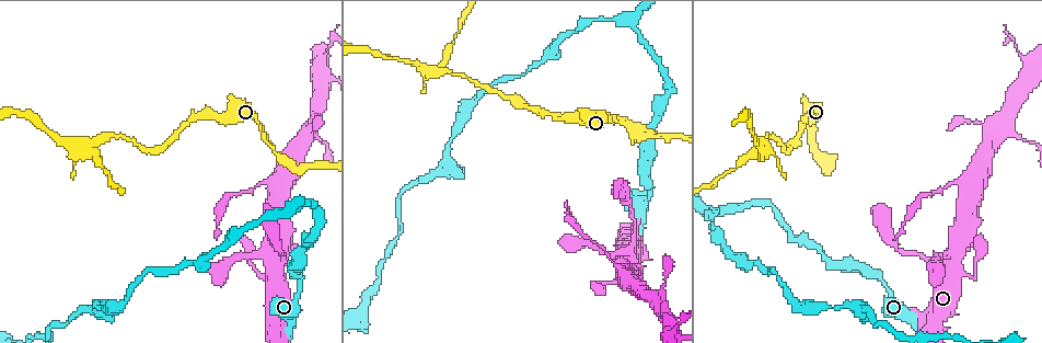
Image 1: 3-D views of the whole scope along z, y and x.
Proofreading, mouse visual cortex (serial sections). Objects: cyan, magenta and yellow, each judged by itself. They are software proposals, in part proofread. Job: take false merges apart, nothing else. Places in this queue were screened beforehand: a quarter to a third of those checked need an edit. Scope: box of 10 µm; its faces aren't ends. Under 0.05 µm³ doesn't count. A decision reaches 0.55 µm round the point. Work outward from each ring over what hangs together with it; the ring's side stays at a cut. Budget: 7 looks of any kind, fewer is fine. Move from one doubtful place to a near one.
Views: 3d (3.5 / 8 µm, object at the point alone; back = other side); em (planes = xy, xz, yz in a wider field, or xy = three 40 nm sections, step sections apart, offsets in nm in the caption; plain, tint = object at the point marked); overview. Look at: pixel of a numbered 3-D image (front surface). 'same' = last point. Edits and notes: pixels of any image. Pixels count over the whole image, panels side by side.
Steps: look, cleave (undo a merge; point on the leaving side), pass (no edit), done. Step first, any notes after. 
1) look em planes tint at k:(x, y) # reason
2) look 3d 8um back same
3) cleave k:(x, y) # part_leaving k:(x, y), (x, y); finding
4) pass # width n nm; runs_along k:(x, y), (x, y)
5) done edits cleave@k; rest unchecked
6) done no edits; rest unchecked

look 3d 8um at 1:(266, 260) # small branch off a trunk

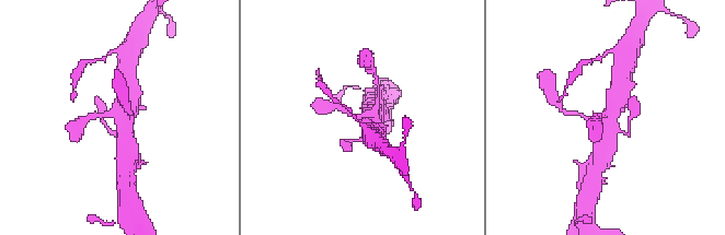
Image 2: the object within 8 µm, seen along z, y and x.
look 3d 3.5um same # closer look

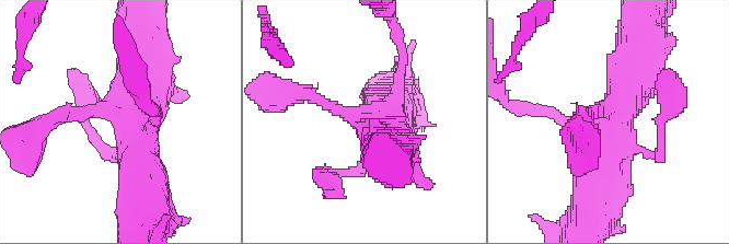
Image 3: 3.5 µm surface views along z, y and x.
look em xy step 3 tint at 3:(607, 119)

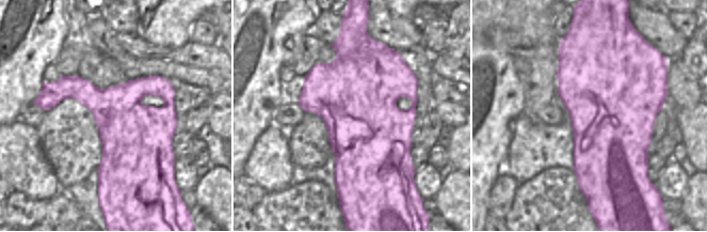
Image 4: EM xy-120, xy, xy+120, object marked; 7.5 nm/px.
pass # width 600 nm; runs_along 3:(593, 198), (627, 90), (627, 64); all the same cell

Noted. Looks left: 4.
look 3d 3.5um at 1:(621, 269) # branch point

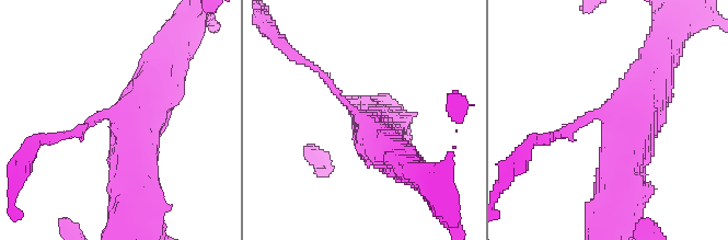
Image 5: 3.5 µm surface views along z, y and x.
look em xy step 3 tint at 5:(369, 125) # arms 3; arm_widths 100, 500, 500 nm

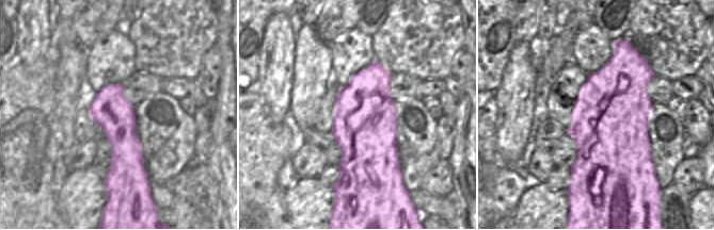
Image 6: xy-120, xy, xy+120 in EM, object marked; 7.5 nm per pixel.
pass # width 460 nm; runs_along 5:(609, 202), (634, 117), (656, 73); all the same cell

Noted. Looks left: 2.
look 3d 8um at 1:(765, 146) # three-way junction

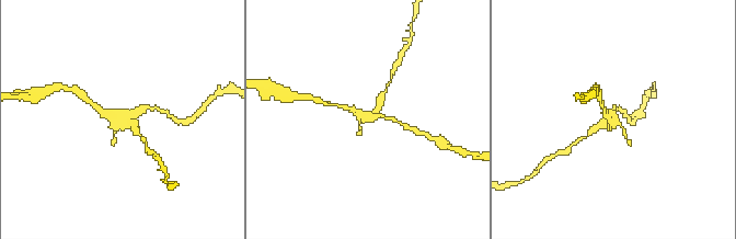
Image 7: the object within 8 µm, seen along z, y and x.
look em xy step 2 tint same

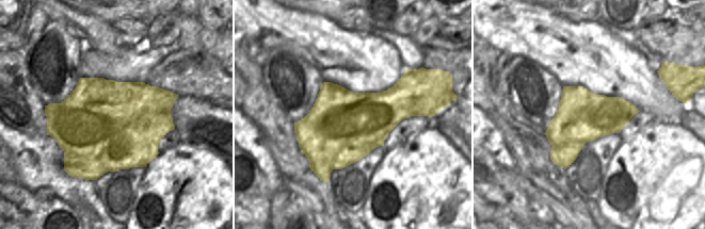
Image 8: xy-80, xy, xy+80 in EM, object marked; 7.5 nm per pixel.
cleave 7:(136, 129) # part_leaving 7:(129, 121), (146, 143); a second cell is stuck on

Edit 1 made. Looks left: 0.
done edits cleave@7; rest unchecked

